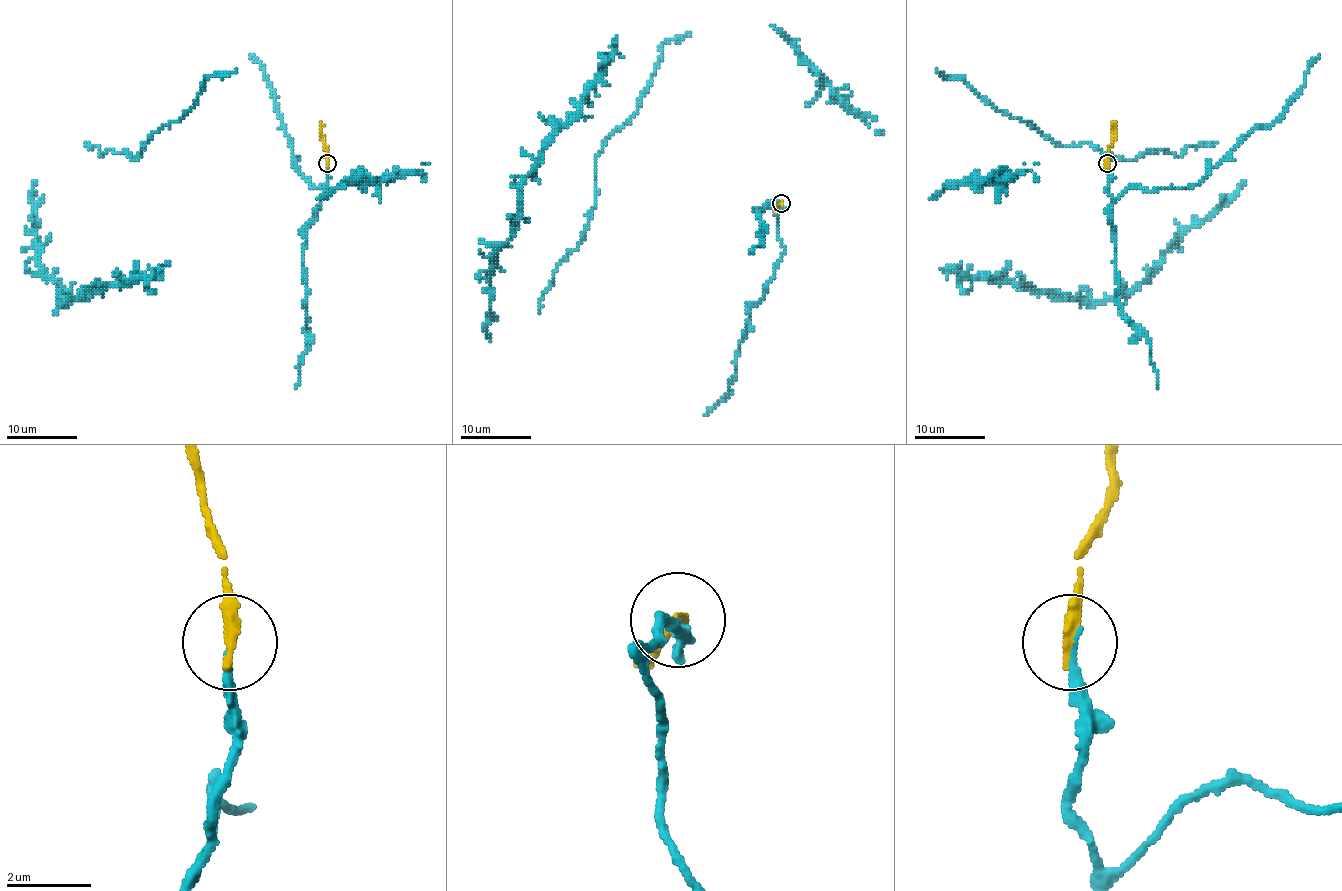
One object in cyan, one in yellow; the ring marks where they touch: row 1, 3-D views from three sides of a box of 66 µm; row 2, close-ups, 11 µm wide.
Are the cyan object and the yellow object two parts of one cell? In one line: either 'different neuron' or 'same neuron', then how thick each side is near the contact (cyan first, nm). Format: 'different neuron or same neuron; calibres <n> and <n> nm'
same neuron; calibres 200 and 360 nm

